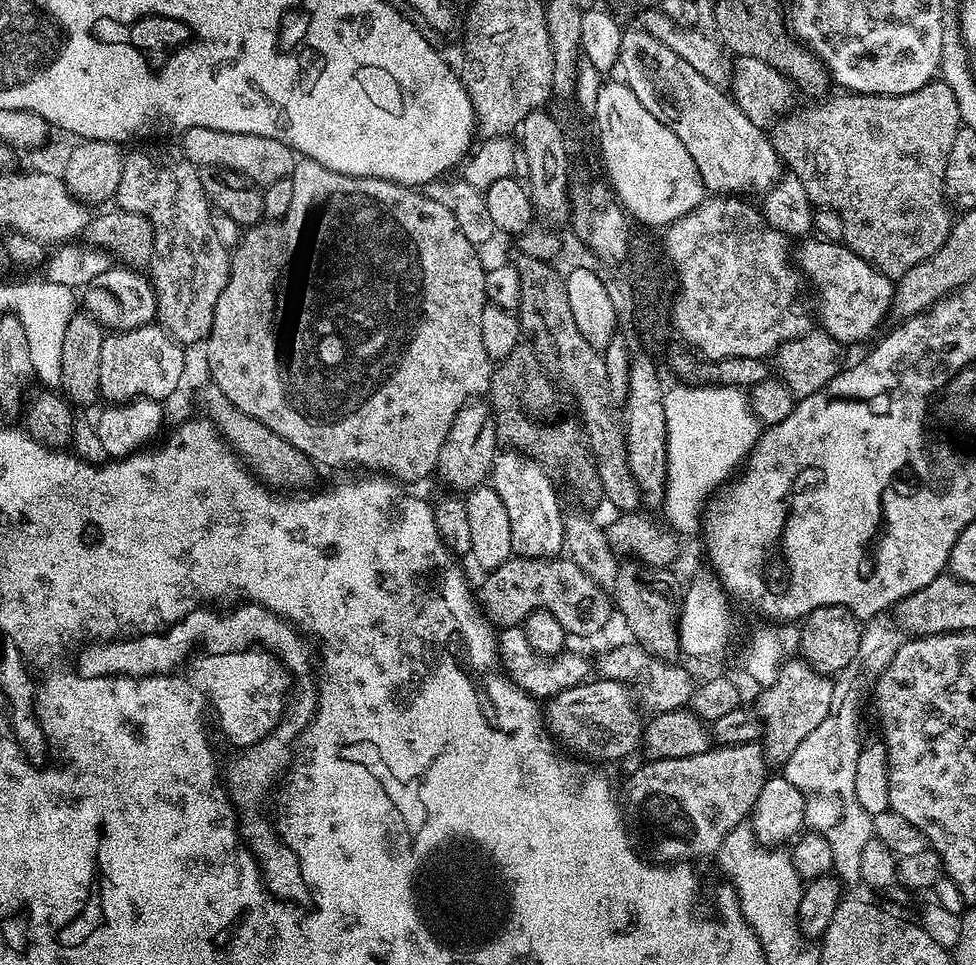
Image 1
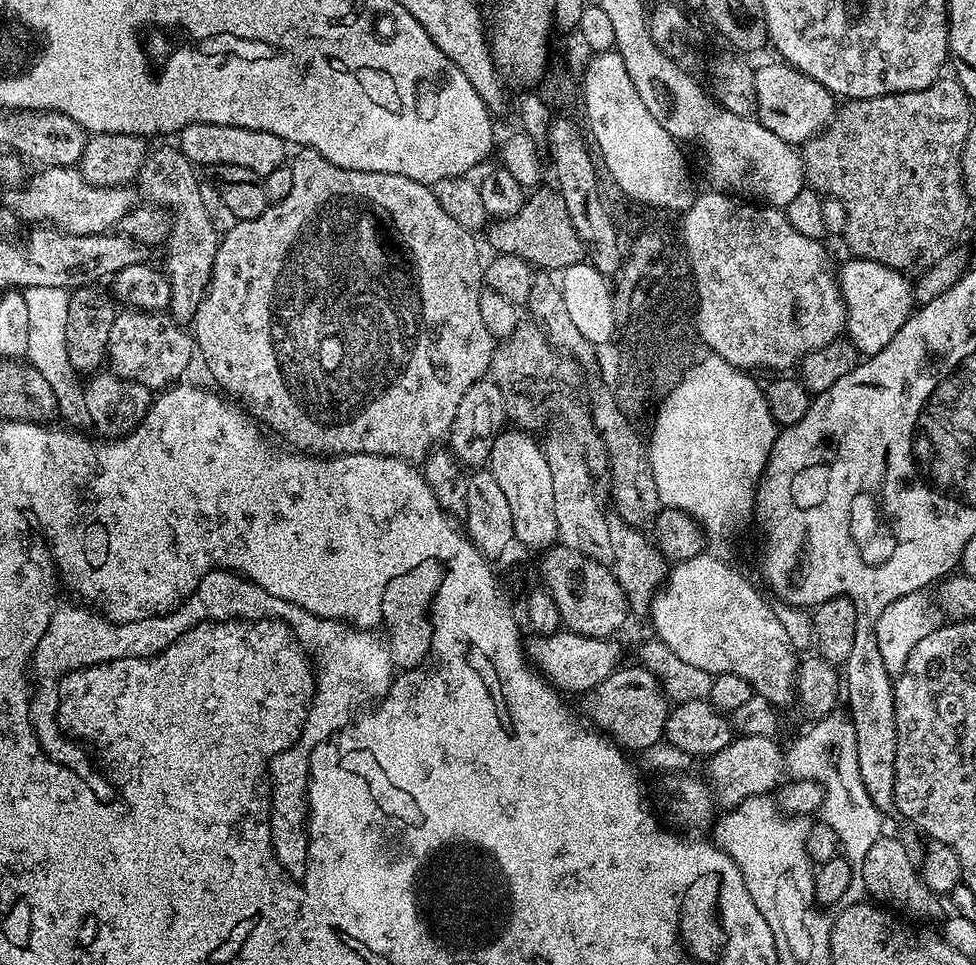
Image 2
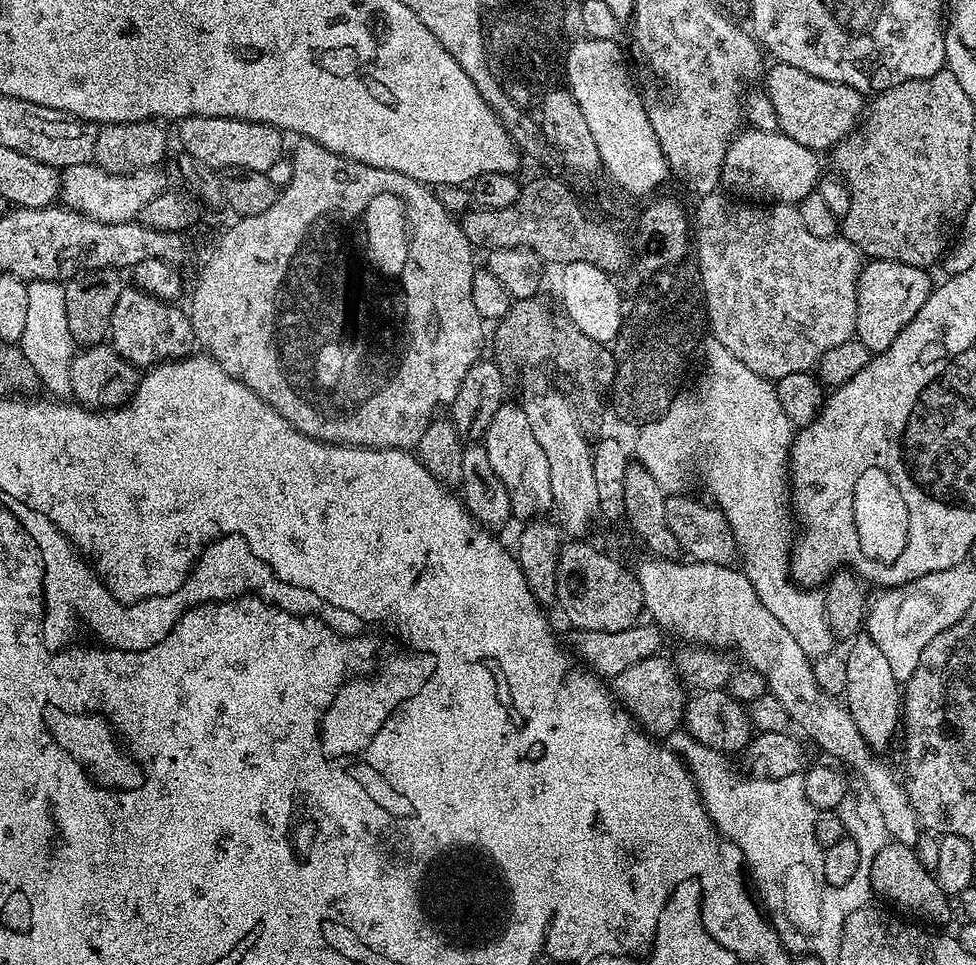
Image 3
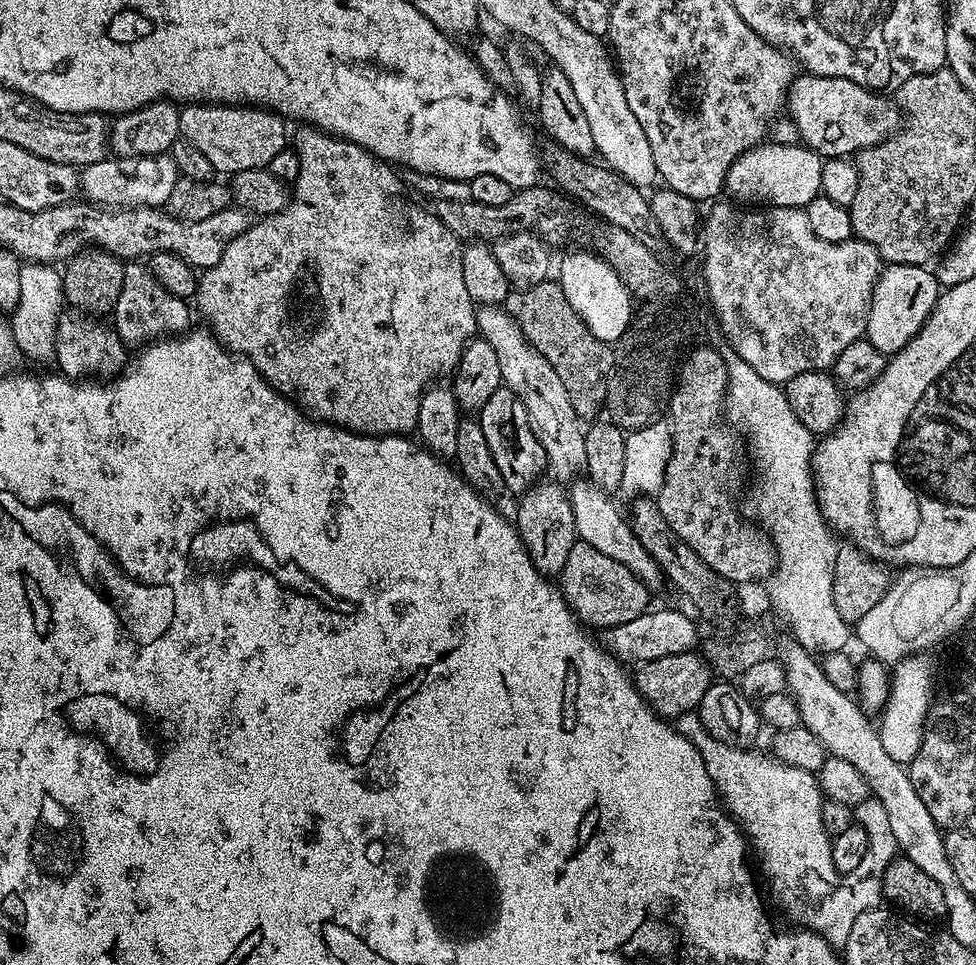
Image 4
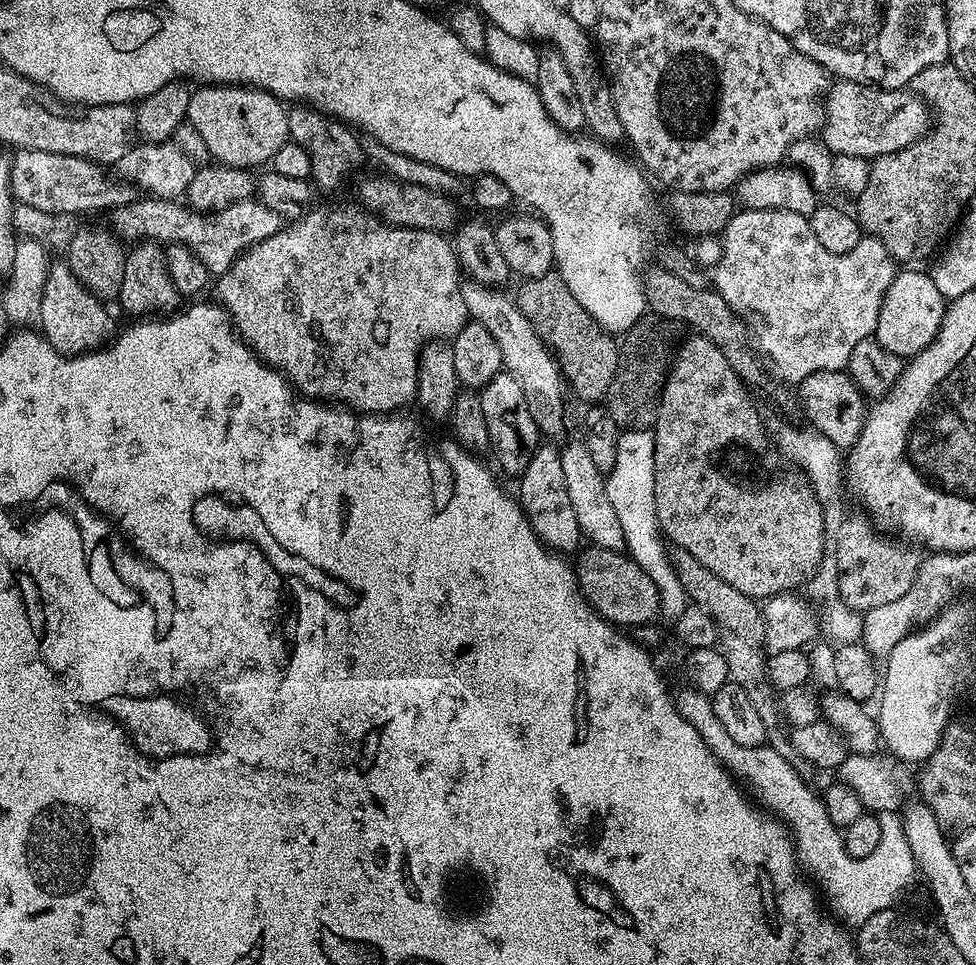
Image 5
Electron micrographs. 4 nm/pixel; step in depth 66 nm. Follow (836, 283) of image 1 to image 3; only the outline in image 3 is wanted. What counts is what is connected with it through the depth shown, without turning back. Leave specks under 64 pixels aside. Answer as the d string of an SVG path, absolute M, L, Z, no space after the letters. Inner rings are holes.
M869 259L861 267L860 277L856 283L856 331L854 336L867 346L869 353L885 352L890 346L890 342L894 342L894 338L898 338L898 334L902 334L902 330L906 330L906 326L914 318L914 314L918 314L918 310L922 310L926 298L934 287L934 280L931 280L928 275L929 273L925 269L918 266L906 266L902 262L893 260Z

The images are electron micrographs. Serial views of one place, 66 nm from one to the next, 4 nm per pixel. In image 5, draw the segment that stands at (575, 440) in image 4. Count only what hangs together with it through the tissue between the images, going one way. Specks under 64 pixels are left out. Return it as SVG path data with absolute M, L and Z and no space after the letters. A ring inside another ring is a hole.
M475 282L461 283L462 298L466 302L469 317L475 323L486 326L490 334L494 334L494 342L498 342L498 350L502 350L504 368L512 373L522 386L522 394L526 394L526 406L530 406L530 418L534 418L537 429L544 432L545 437L556 438L564 432L564 388L566 382L562 377L561 367L553 353L540 339L534 326L522 314L515 299L508 296L496 286L477 284Z

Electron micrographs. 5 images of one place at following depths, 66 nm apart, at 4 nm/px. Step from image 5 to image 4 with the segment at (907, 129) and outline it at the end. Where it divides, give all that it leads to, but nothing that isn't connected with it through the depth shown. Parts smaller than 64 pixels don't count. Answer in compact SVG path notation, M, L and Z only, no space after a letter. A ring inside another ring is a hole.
M797 75L790 87L786 101L786 112L797 127L796 136L799 143L811 148L821 158L852 158L857 153L887 140L902 127L902 113L887 95L871 88L863 88L846 78L830 78L829 76Z

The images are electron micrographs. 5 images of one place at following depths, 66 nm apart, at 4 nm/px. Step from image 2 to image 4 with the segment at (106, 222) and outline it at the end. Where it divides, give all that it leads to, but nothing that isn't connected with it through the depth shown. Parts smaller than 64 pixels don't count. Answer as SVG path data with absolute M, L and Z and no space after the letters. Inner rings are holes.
M171 155L116 156L105 158L93 164L83 165L80 172L80 192L85 201L106 208L159 208L167 205L174 186L182 175L176 168Z

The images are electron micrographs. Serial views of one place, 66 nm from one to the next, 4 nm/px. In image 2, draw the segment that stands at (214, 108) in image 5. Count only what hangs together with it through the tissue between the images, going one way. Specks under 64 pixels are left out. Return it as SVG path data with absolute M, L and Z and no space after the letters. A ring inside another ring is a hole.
M191 124L178 134L178 147L185 158L193 165L211 166L213 164L237 164L246 166L257 176L263 178L270 170L285 167L284 148L286 142L269 132L250 130L238 126L218 126L217 124Z

